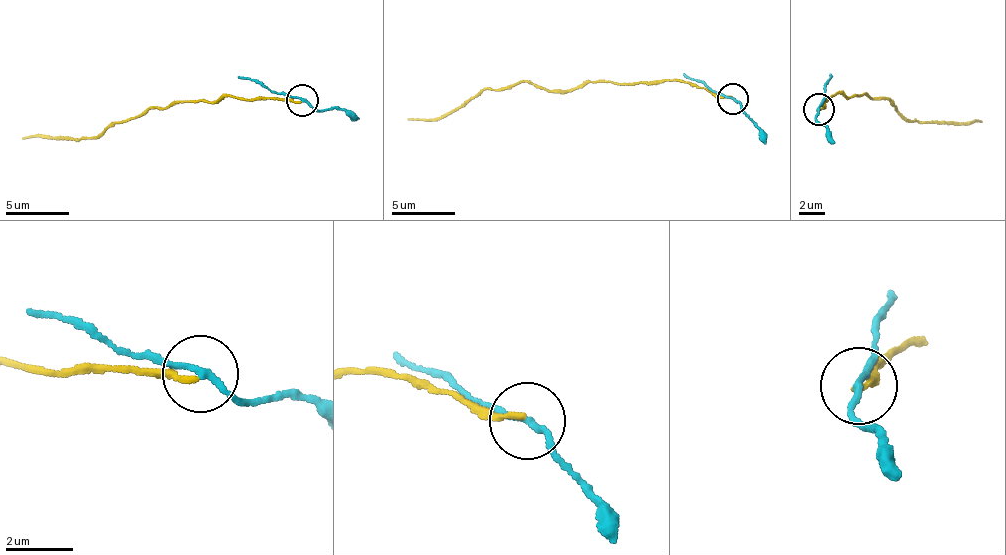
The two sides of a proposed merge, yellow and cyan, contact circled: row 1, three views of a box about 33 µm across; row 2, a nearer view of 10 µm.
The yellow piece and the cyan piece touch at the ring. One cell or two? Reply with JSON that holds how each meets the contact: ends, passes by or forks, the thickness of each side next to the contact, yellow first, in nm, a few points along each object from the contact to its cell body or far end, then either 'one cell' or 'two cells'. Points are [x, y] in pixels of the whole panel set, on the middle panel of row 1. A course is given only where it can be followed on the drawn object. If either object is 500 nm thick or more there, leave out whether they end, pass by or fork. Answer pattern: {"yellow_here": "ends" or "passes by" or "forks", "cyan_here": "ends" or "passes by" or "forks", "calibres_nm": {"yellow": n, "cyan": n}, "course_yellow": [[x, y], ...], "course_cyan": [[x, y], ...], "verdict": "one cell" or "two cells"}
{"yellow_here": "ends", "cyan_here": "passes by", "calibres_nm": {"yellow": 170, "cyan": 170}, "course_yellow": [[732, 98], [661, 78], [560, 91], [522, 81], [480, 91], [433, 120], [408, 118]], "course_cyan": [[734, 98], [712, 92], [685, 72]], "verdict": "two cells"}

